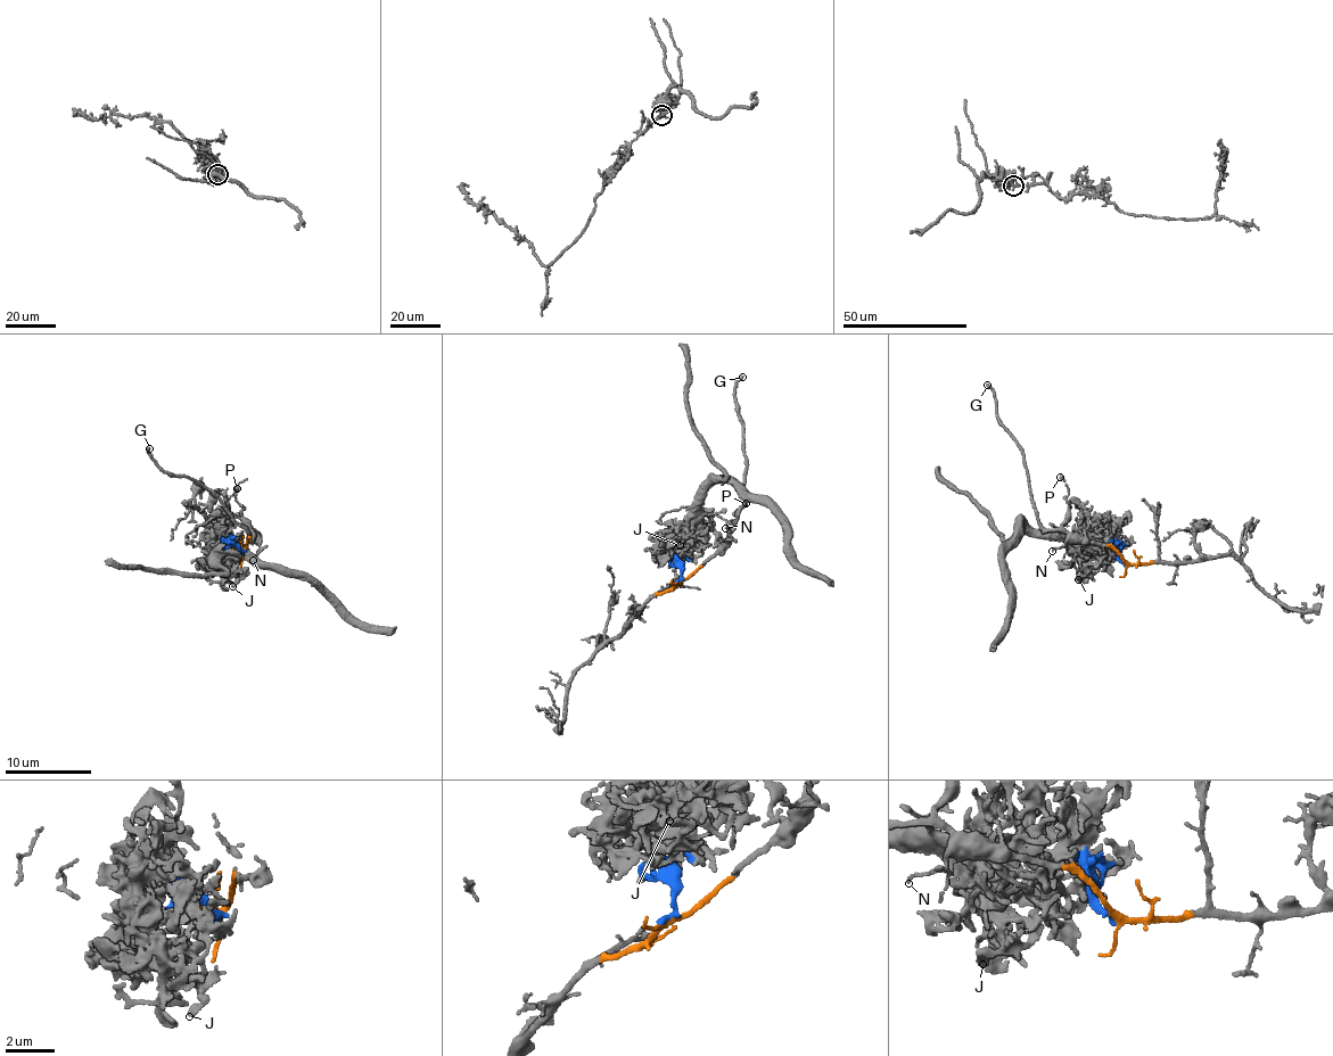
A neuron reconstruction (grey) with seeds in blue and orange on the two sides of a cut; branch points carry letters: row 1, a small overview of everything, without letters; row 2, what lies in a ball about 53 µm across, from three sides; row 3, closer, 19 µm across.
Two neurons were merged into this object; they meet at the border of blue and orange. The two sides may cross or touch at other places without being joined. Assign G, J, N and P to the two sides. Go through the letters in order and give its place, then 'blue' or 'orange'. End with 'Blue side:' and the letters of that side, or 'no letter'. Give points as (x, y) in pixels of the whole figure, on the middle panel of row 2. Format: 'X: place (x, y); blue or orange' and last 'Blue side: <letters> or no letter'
G: place (742, 377); orange
J: place (680, 545); blue
N: place (725, 528); orange
P: place (746, 503); orange
Blue side: J

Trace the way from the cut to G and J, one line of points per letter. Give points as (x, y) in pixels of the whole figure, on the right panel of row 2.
G: (1126, 563), (1110, 547), (1070, 533), (1046, 529), (1039, 522), (1020, 447), (998, 422), (994, 390), (987, 385)
J: (1124, 563), (1115, 544), (1104, 542), (1097, 560), (1078, 580)

